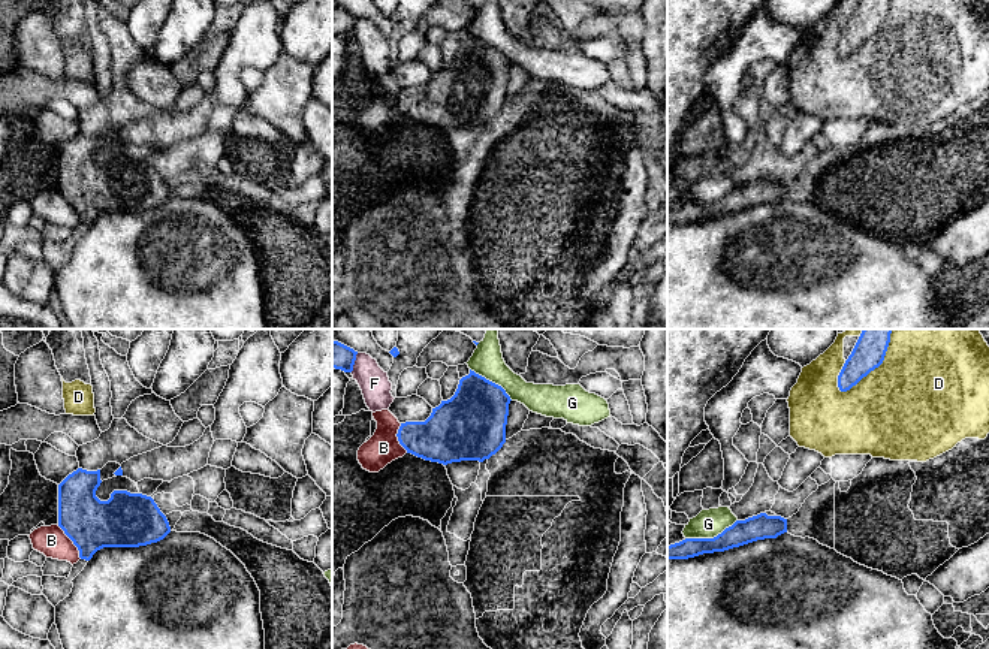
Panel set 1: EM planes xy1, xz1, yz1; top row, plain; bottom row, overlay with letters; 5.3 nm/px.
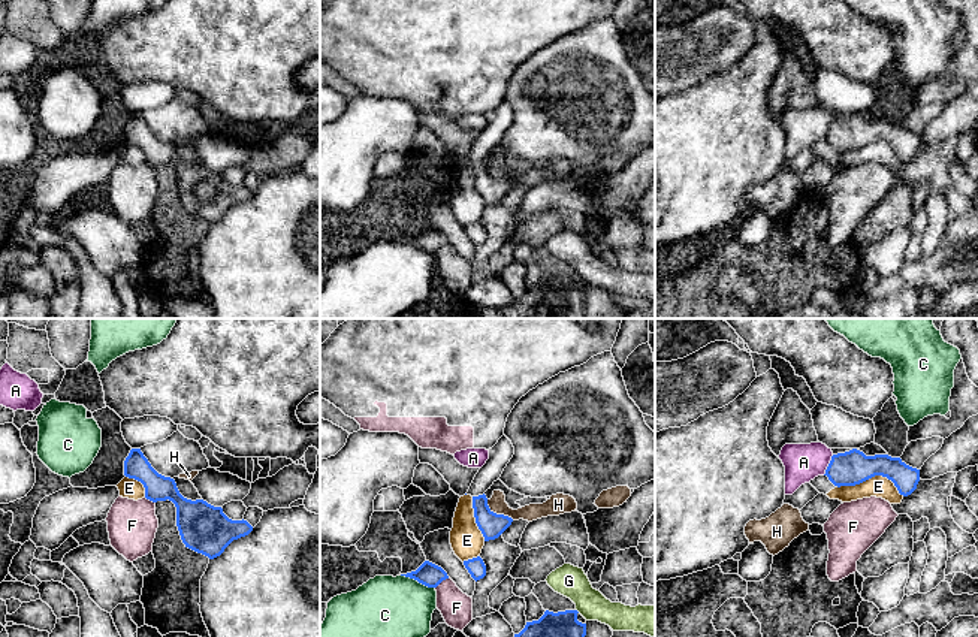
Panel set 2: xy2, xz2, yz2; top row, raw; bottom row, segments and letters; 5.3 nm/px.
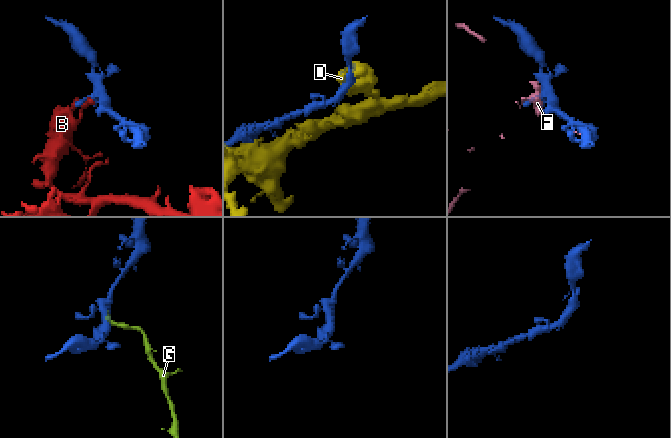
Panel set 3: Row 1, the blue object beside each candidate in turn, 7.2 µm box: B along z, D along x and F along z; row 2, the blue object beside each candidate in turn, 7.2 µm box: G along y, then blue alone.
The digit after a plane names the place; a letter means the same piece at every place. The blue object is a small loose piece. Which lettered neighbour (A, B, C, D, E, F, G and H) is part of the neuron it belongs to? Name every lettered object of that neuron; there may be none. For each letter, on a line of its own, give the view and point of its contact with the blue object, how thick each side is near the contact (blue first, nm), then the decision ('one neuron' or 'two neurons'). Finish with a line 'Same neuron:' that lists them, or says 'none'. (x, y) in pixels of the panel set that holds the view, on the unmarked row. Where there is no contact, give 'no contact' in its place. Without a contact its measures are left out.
A: contact yz2 (829, 130); calibres 190 and 200 nm; two neurons
B: contact xy1 (72, 205); calibres 280 and 160 nm; two neurons
C: contact xz2 (417, 245); calibres 130 and 400 nm; two neurons
D: contact yz1 (874, 33); calibres 170 and 500 nm; two neurons
E: contact yz2 (872, 141); calibres 190 and 120 nm; two neurons
F: contact xz2 (441, 245); calibres 130 and 180 nm; two neurons
G: contact yz1 (711, 204); calibres 130 and 160 nm; two neurons
H: contact xz2 (498, 180); calibres 140 and 90 nm; two neurons
Same neuron: none

